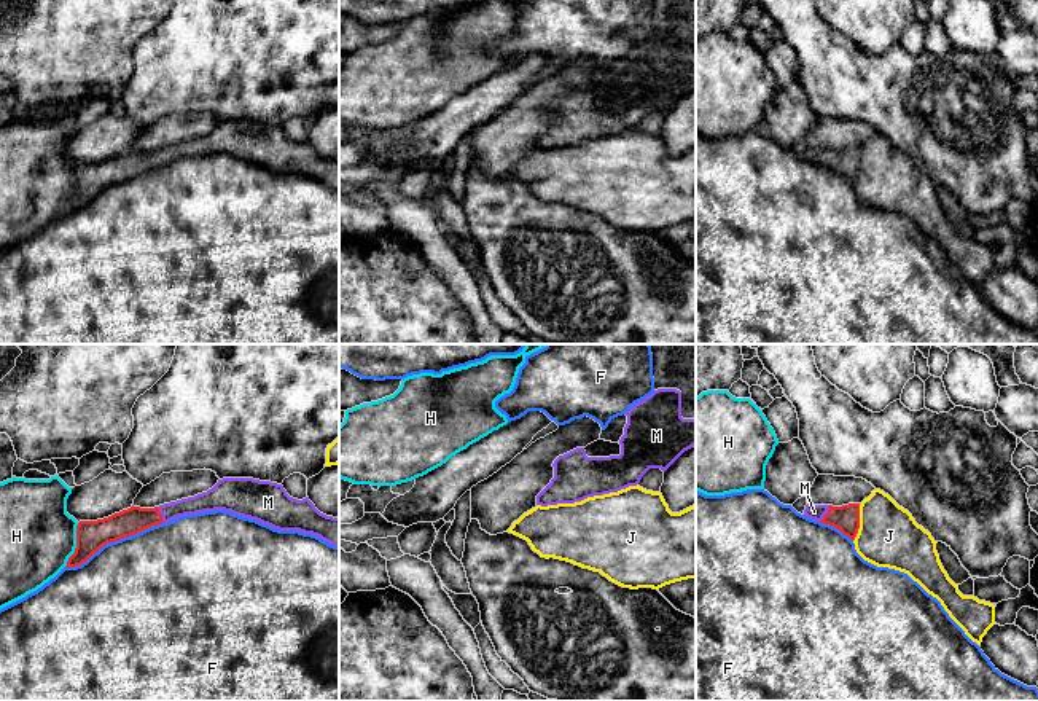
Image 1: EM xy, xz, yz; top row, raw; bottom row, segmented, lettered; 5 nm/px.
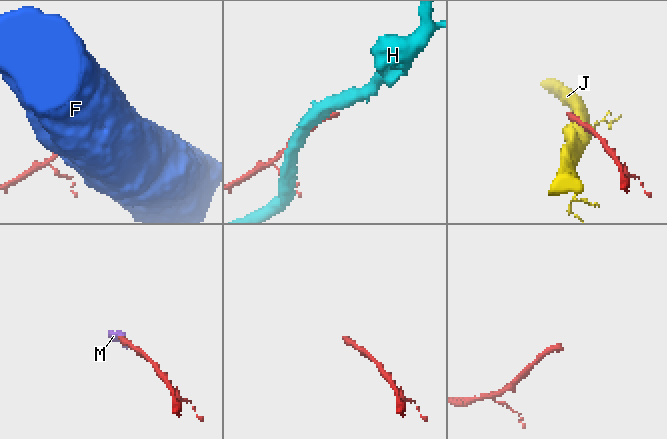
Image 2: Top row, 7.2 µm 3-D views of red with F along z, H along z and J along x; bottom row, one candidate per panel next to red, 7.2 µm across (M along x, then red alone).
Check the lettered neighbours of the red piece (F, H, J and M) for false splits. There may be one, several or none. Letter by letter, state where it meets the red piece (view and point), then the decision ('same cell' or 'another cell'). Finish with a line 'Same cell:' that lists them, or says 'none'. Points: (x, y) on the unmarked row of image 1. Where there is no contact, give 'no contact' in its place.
F: xy (113, 184) | another cell
H: xy (77, 188) | another cell
J: yz (858, 166) | another cell
M: yz (828, 156) | same cell
Same cell: M

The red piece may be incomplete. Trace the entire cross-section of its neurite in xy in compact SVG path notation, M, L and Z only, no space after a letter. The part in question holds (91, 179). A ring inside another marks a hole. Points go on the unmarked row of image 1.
M223 121L207 135L154 151L131 150L97 164L80 164L76 191L65 210L86 206L103 188L169 166L178 159L224 153L279 174L299 174L339 190L339 161L320 156L309 140L298 143L282 127L253 121Z

